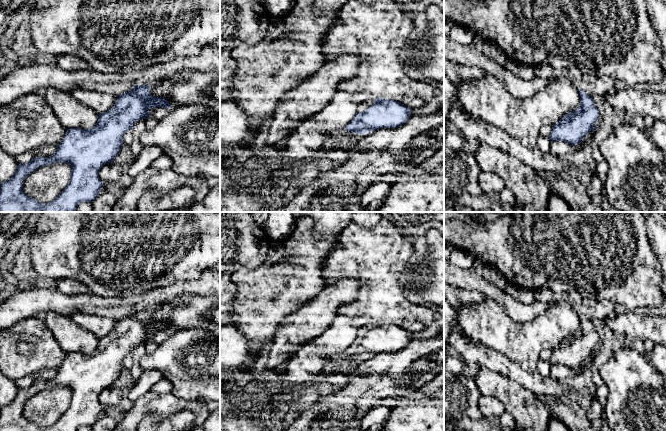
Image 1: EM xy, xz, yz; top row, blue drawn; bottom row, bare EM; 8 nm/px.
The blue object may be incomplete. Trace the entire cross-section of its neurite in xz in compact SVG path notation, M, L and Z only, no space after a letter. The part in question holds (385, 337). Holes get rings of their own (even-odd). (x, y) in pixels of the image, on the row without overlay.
M377 322L359 328L357 338L345 353L364 358L383 352L397 352L409 344L411 335L398 325Z

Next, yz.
M579 313L580 330L564 339L559 346L552 350L549 360L551 366L564 365L571 369L580 368L583 362L595 354L599 335L592 321L583 313Z

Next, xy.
M135 309L132 314L121 318L111 333L99 338L97 348L92 353L67 353L52 380L34 381L28 387L18 388L14 399L0 407L0 431L77 431L81 426L92 427L104 409L99 402L100 393L103 389L113 386L119 378L125 357L132 354L140 343L150 341L149 334L155 331L171 332L164 321L151 319L150 309ZM53 387L68 387L72 391L71 401L68 409L52 426L40 427L24 417L24 405L38 392Z

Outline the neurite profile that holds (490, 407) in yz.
M482 394L478 406L483 417L497 419L504 412L503 404L496 398Z

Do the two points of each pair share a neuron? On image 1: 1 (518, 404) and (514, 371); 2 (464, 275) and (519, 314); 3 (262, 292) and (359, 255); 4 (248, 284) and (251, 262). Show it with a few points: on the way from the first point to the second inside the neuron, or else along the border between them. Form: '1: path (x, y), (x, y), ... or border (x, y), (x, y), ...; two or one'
1: border (494, 370), (515, 380), (529, 390); two
2: path (478, 283), (505, 300); one
3: border (333, 248), (323, 263), (323, 285); two
4: border (267, 252), (257, 267), (232, 272), (237, 288); two

